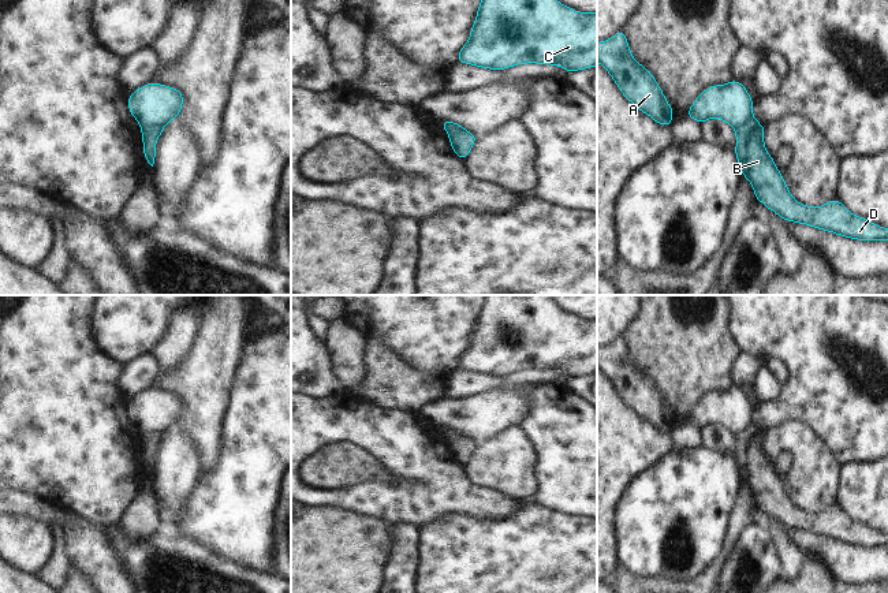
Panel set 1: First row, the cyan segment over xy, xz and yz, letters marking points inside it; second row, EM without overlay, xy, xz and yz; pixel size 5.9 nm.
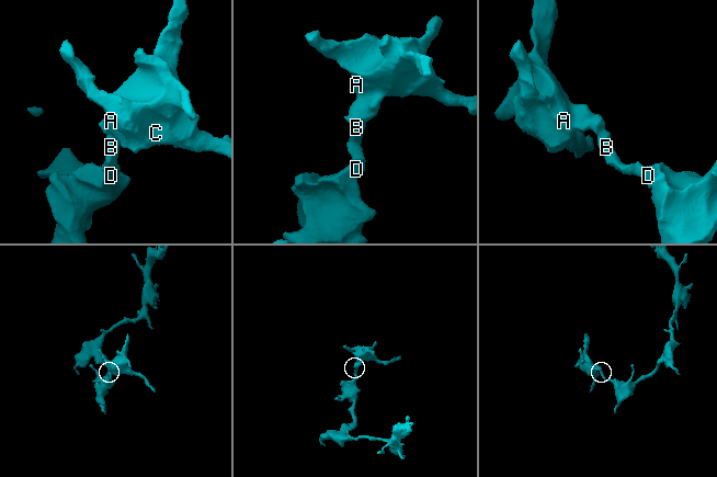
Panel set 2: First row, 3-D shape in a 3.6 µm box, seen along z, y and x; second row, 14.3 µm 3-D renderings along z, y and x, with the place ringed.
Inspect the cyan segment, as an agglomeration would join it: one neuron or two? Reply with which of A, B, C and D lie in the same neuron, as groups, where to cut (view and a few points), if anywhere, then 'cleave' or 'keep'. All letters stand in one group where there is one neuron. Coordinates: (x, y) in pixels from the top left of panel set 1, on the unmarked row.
A C / B D; cut in xy along (163, 431), (148, 431), (142, 435); cleave

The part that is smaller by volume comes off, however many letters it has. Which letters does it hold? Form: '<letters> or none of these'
A, C

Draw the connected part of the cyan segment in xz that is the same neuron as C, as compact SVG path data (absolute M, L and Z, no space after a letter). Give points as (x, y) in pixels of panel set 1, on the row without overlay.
M485 295L469 347L456 368L490 376L516 370L560 372L568 378L597 373L597 318L578 318L559 309L548 295Z

